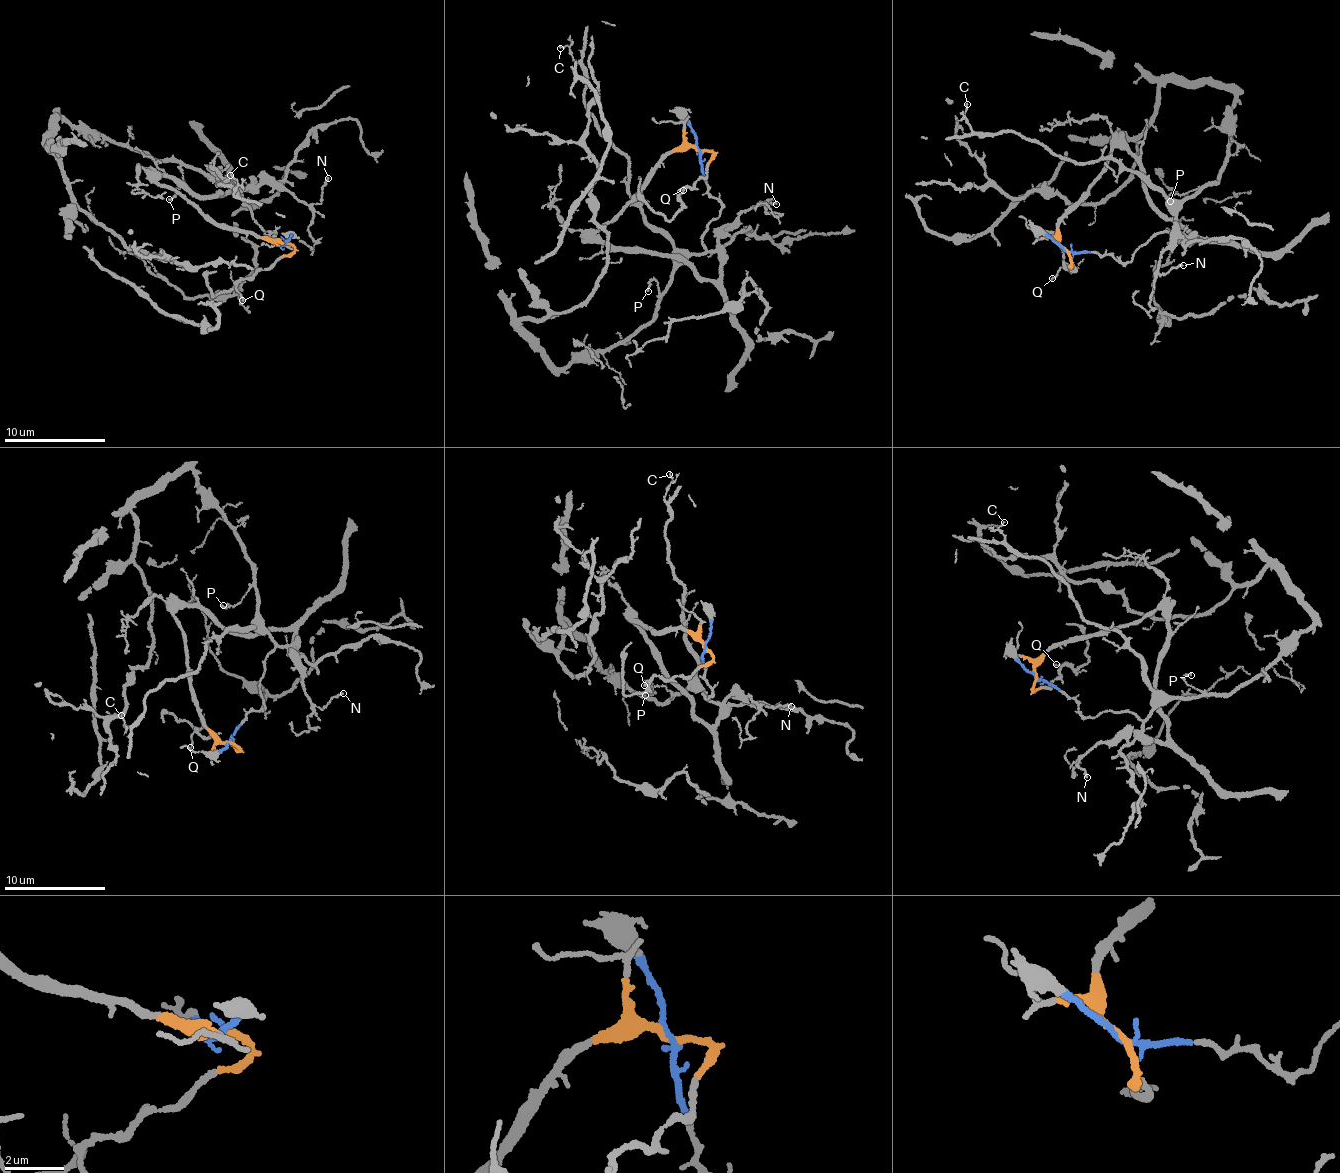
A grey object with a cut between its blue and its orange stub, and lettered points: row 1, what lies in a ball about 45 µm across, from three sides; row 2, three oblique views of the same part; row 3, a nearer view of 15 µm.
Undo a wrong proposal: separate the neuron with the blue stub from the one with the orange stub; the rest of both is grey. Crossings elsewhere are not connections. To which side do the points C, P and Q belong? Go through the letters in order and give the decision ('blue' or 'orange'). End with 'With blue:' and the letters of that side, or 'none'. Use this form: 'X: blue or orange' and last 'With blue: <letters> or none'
C: blue
P: blue
Q: orange
With blue: C, P

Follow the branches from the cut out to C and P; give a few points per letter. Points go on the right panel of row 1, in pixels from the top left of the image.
C: (1065, 249), (1131, 261), (1174, 229), (1171, 204), (1110, 159), (1073, 163), (1018, 135), (979, 135), (968, 104)
P: (1065, 249), (1096, 250), (1128, 261), (1151, 236), (1174, 231), (1183, 203), (1198, 190), (1171, 194), (1169, 200)

